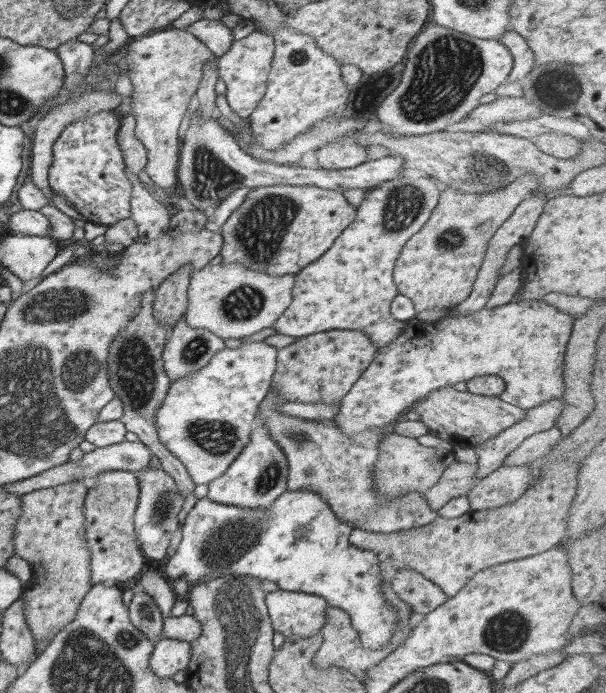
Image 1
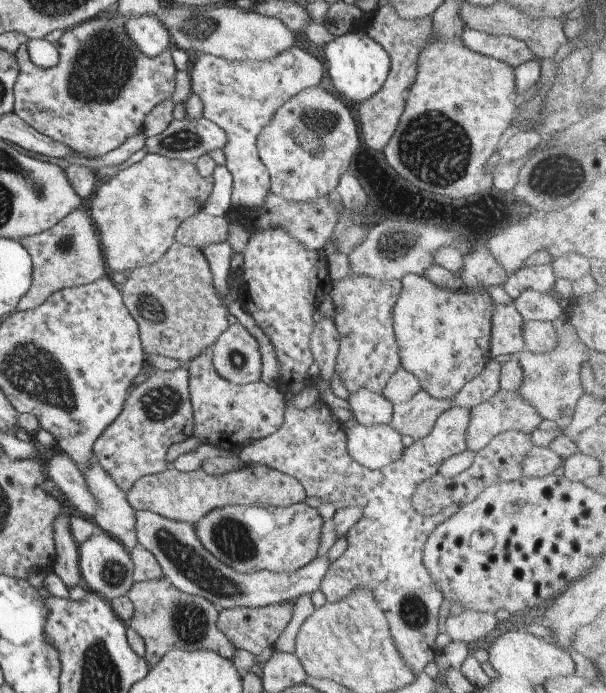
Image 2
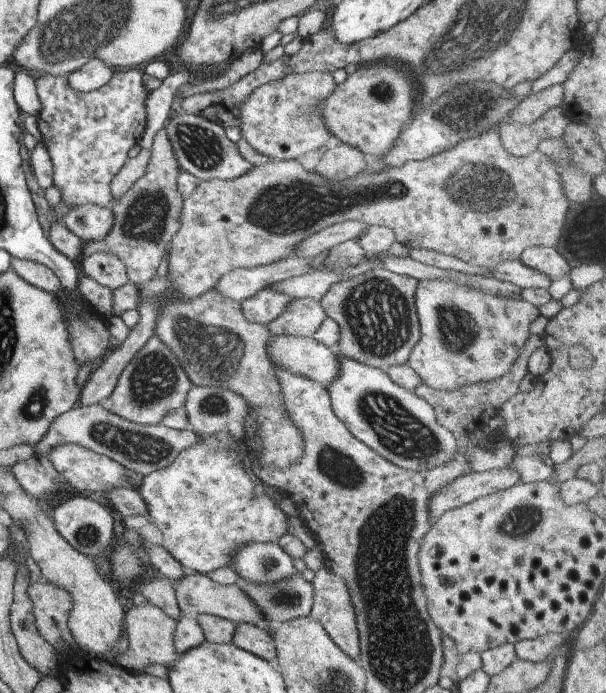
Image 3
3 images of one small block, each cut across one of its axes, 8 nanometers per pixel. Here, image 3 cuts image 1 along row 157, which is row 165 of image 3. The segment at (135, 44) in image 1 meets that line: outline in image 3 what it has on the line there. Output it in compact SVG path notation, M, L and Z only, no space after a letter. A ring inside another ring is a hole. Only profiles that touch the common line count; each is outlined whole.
M155 134L153 146L149 149L149 160L140 180L135 180L121 198L109 205L114 216L109 232L103 240L82 243L82 255L89 256L93 252L115 254L123 262L128 280L137 288L153 279L172 236L180 227L185 197L177 190L179 169L168 138L165 138L165 134Z

